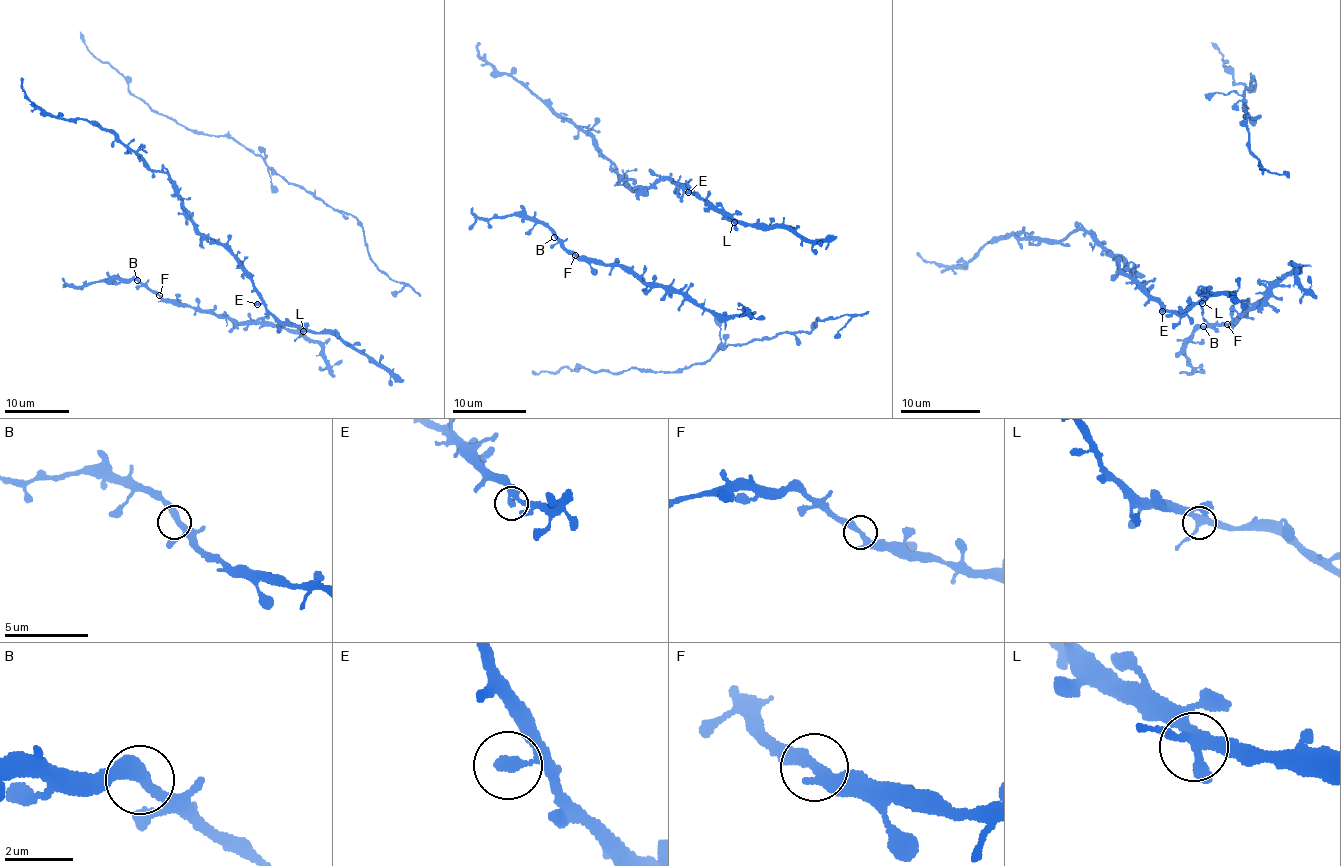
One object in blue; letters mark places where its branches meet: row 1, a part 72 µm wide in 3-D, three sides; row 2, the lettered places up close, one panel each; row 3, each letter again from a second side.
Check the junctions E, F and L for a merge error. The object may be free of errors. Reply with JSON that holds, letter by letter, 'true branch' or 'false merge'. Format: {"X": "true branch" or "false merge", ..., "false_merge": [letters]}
{"E": "true branch", "F": "true branch", "L": "true branch", "false_merge": []}

